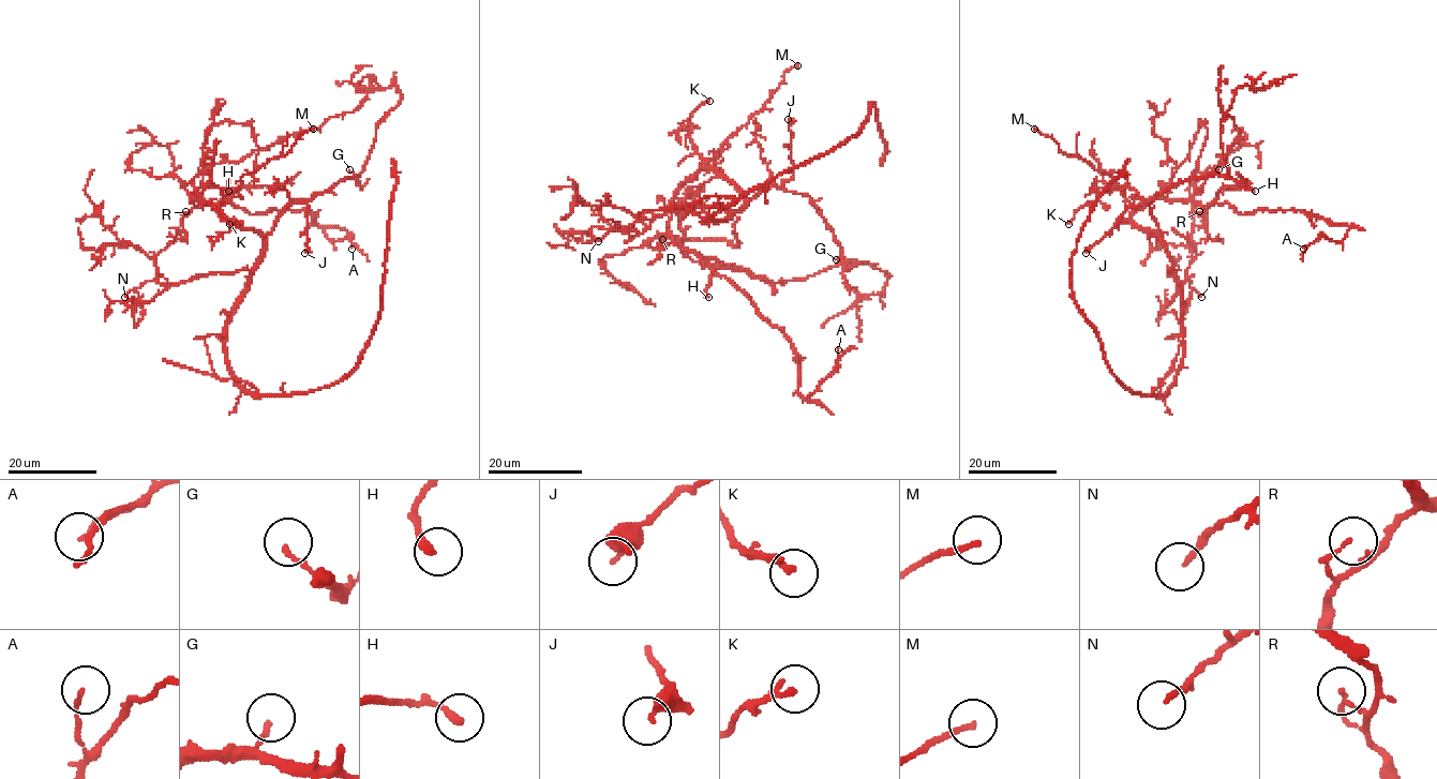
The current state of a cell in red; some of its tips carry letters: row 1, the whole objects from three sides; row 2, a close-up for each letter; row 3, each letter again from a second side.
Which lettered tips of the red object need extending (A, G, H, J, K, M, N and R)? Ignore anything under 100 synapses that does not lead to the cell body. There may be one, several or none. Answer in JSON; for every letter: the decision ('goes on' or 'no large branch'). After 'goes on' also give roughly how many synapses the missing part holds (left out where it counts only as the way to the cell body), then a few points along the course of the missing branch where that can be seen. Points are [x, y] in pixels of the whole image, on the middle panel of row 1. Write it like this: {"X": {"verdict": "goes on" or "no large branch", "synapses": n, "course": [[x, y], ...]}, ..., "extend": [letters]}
{"A": {"verdict": "no large branch"}, "G": {"verdict": "no large branch"}, "H": {"verdict": "no large branch"}, "J": {"verdict": "no large branch"}, "K": {"verdict": "no large branch"}, "M": {"verdict": "no large branch"}, "N": {"verdict": "no large branch"}, "R": {"verdict": "no large branch"}, "extend": []}

